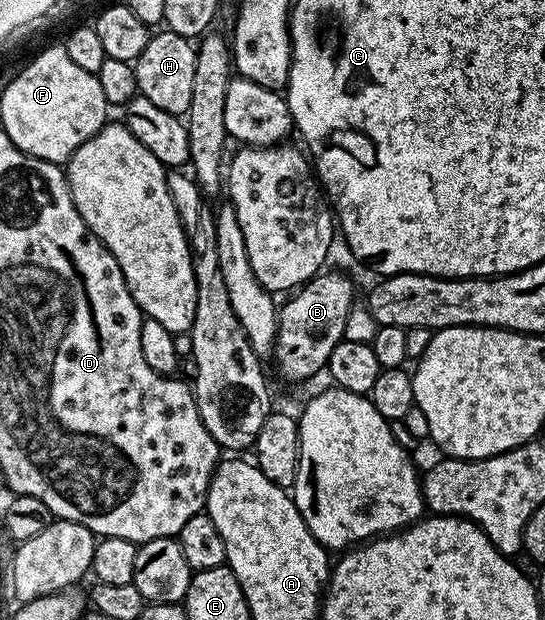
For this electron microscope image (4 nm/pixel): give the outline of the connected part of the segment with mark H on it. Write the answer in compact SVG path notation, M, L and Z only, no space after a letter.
M168 28L157 33L150 37L147 48L143 48L137 61L132 63L137 90L140 97L151 100L151 104L155 104L155 108L163 108L163 112L178 116L188 115L197 59L194 43Z

